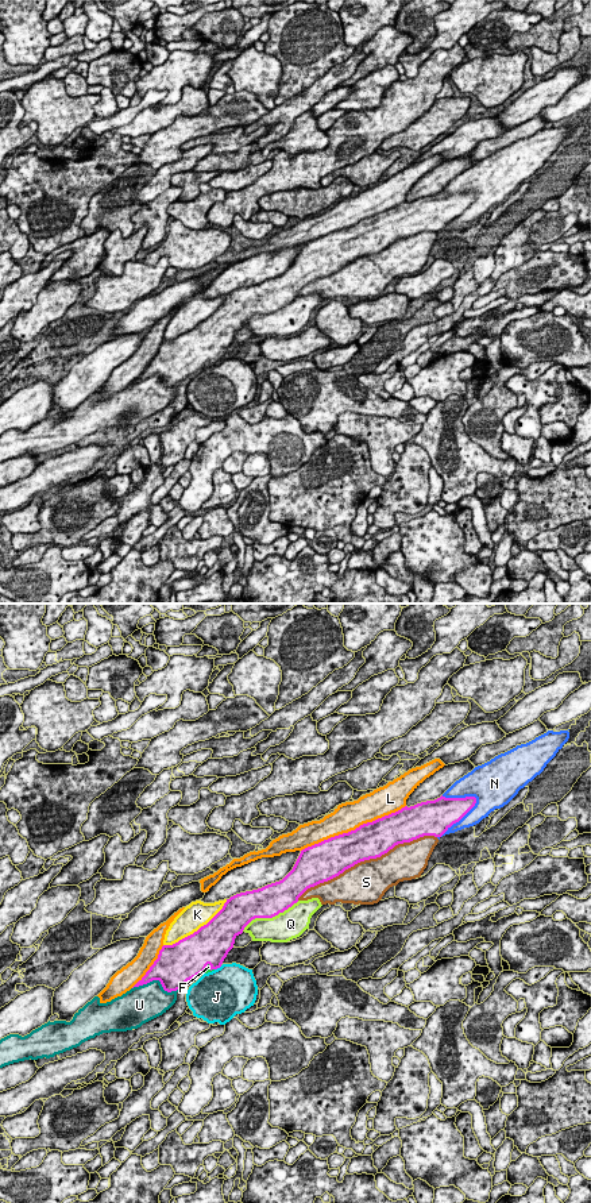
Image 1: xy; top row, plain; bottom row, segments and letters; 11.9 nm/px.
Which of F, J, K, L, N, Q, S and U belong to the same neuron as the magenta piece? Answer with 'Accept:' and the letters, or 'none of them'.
Accept: F

